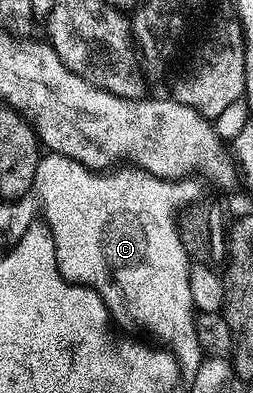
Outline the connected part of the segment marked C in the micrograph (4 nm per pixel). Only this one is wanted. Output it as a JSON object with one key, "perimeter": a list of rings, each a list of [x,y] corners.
{"perimeter":[[[49,152],[42,155],[37,167],[35,188],[38,193],[41,191],[41,202],[45,206],[43,219],[53,229],[55,258],[63,278],[70,284],[86,284],[94,288],[99,298],[103,298],[110,317],[122,329],[154,336],[149,338],[173,353],[186,377],[196,376],[203,359],[203,349],[197,337],[191,298],[191,261],[185,252],[185,243],[181,241],[178,217],[173,217],[173,204],[165,189],[168,188],[166,181],[132,166],[121,166],[116,170],[84,168],[71,158]]]}

